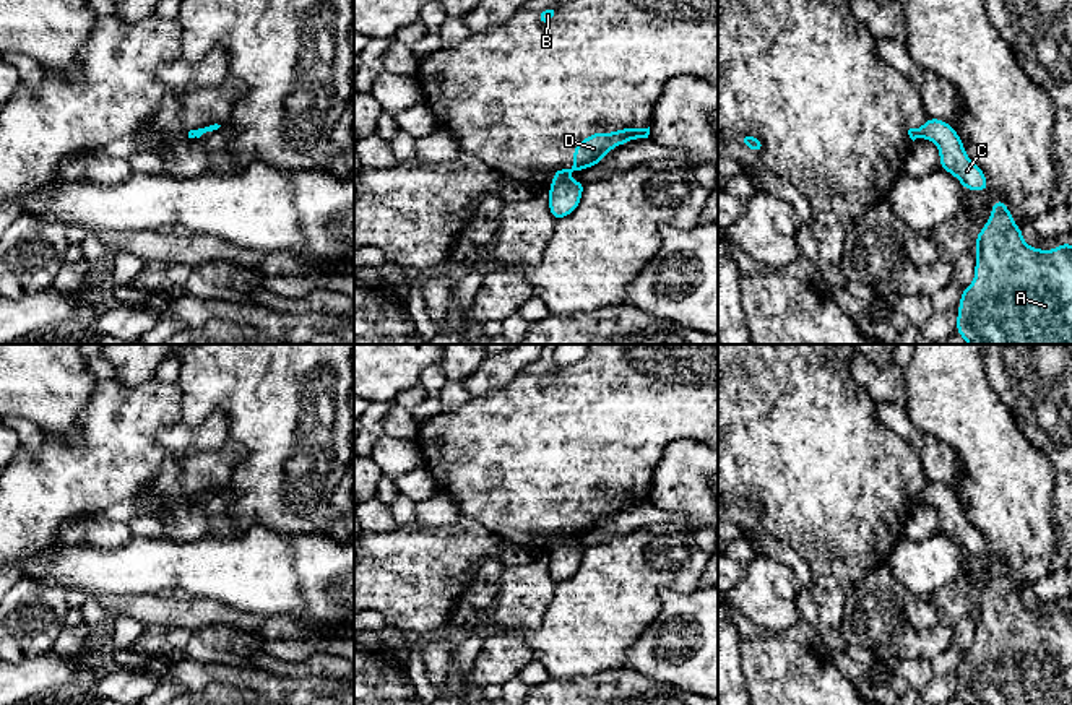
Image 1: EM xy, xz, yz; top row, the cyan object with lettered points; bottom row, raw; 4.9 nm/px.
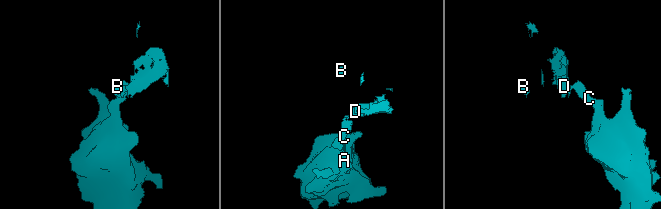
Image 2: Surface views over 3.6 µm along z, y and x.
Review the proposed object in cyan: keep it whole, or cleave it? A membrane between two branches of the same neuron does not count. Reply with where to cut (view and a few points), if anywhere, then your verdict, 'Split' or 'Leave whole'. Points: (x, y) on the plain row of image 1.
Split along xz (564, 541), (554, 546). Split

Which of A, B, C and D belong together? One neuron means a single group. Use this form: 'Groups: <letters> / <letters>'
Groups: A C / B D

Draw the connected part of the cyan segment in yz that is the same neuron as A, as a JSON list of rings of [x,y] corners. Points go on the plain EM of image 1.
[[[1004,564],[994,565],[991,580],[976,599],[973,647],[958,668],[957,697],[965,705],[1072,705],[1072,609],[1053,614],[1030,611]]]

